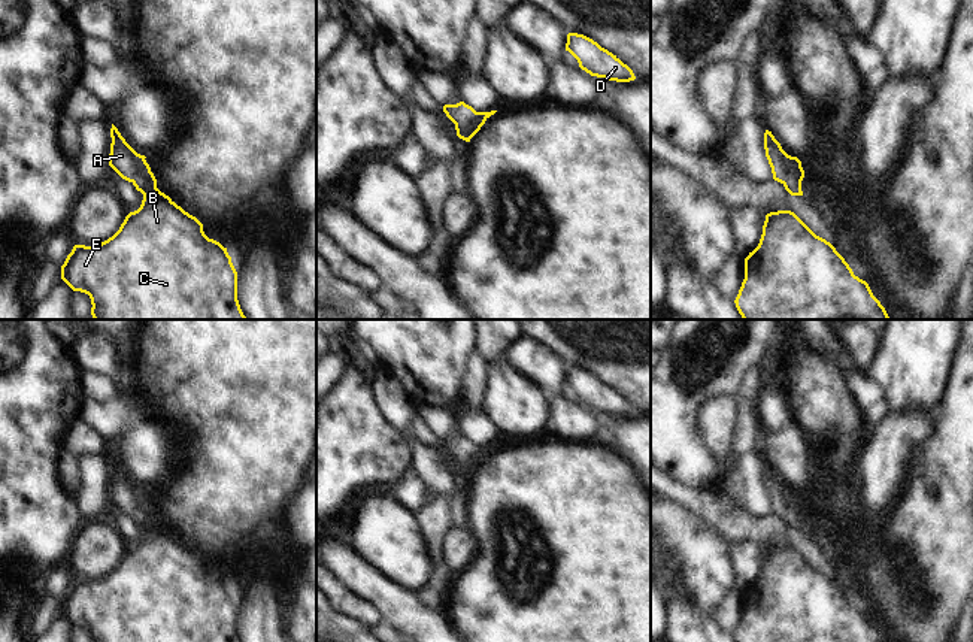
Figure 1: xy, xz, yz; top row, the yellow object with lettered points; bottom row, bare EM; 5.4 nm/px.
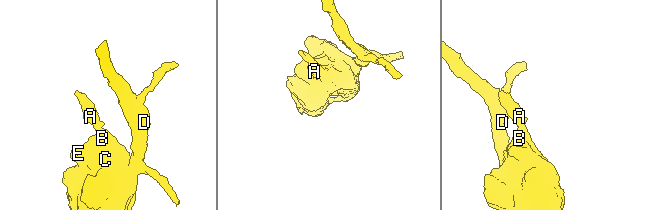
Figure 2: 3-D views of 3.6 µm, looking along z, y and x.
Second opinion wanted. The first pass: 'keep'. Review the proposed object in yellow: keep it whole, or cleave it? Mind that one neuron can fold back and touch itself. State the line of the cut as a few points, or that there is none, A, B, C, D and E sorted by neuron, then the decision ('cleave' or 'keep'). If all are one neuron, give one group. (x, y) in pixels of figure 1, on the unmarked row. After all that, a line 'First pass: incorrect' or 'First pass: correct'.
no cut; A B C D E; keep
First pass: correct

